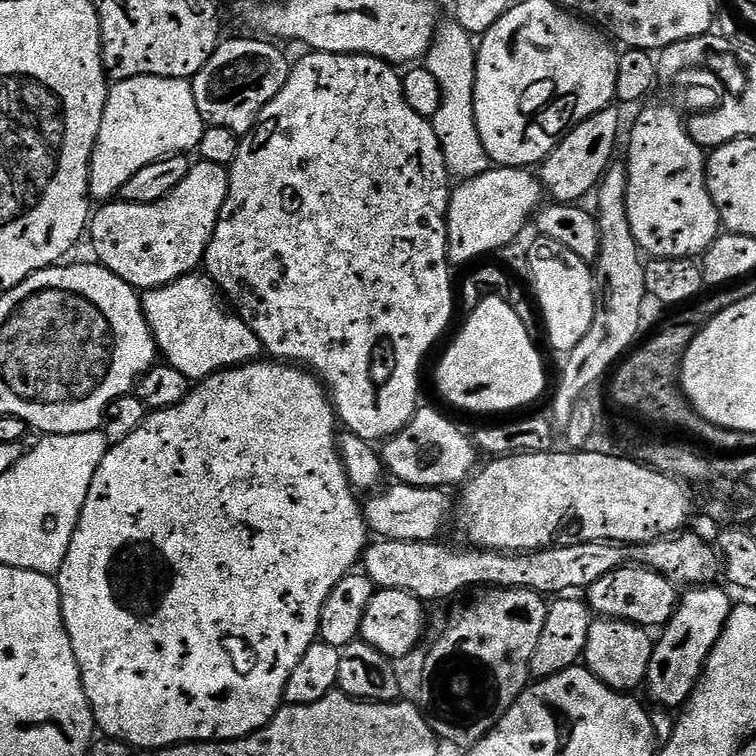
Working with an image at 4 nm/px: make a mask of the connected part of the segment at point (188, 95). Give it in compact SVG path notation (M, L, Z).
M139 76L115 81L108 89L102 130L98 130L92 164L88 167L91 199L111 201L150 162L199 149L205 127L202 114L198 114L198 102L194 102L191 80Z

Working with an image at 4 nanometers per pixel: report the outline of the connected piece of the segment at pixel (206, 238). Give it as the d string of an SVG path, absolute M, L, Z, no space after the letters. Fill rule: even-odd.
M197 159L189 167L186 178L182 178L182 182L178 182L178 186L174 186L174 190L170 190L170 194L158 202L153 204L108 202L97 207L100 209L97 212L95 209L90 220L90 236L92 232L95 259L137 290L161 288L178 278L195 273L204 263L204 255L214 234L214 226L222 214L227 193L228 168Z

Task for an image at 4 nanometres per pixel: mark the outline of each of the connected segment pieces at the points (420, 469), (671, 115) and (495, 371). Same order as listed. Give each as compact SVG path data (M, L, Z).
M419 407L411 422L380 448L385 471L395 481L417 488L451 488L460 486L477 467L479 451L473 442L446 417L432 408Z
M651 104L637 111L641 112L637 114L632 124L632 133L628 136L626 214L630 218L630 230L641 253L649 257L658 260L700 258L722 232L720 212L714 206L706 186L706 152L688 134L685 117L680 117L668 104Z
M485 295L484 301L473 310L468 316L468 321L464 324L464 329L457 334L452 340L452 345L444 352L444 357L440 360L440 365L436 368L436 380L440 383L440 392L453 404L456 408L465 408L468 412L512 412L515 408L524 408L527 404L532 404L544 392L544 360L540 357L540 352L536 349L536 344L532 341L533 333L522 322L522 318L518 318L518 314L514 314L514 310L507 302L501 300L499 296Z

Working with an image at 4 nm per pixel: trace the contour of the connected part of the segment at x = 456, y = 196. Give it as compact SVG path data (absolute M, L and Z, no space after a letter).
M492 166L478 178L459 181L448 197L449 265L468 264L487 252L496 254L500 248L519 241L520 231L527 224L529 227L545 200L546 193L539 175L527 168Z

